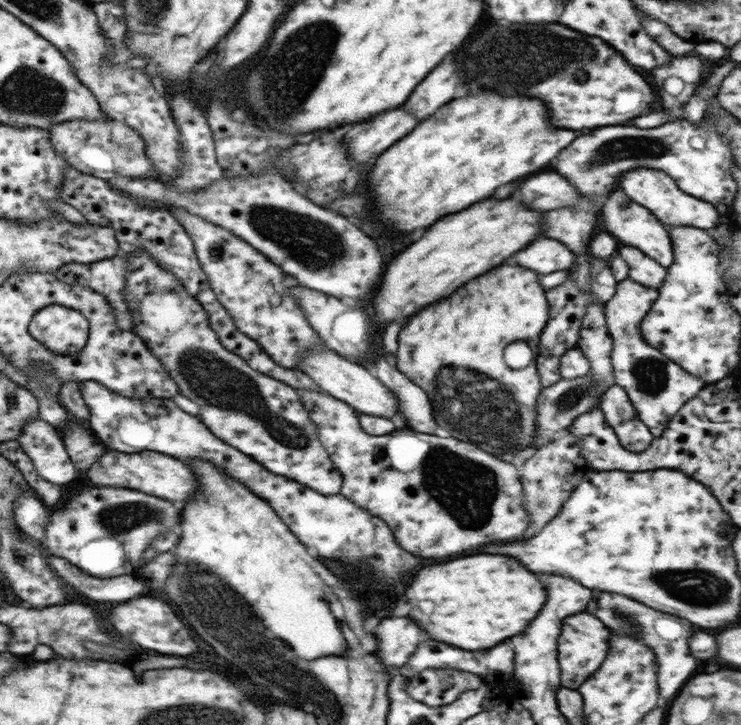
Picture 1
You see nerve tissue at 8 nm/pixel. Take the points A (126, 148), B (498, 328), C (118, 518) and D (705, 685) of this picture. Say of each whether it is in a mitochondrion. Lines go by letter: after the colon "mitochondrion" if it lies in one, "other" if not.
A: mitochondrion
B: other
C: mitochondrion
D: other

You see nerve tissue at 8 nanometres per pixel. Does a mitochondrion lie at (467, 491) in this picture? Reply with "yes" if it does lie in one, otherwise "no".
yes

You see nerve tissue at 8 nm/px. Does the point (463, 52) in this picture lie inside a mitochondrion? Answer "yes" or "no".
no

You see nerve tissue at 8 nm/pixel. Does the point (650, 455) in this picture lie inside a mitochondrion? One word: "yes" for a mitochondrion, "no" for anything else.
no

